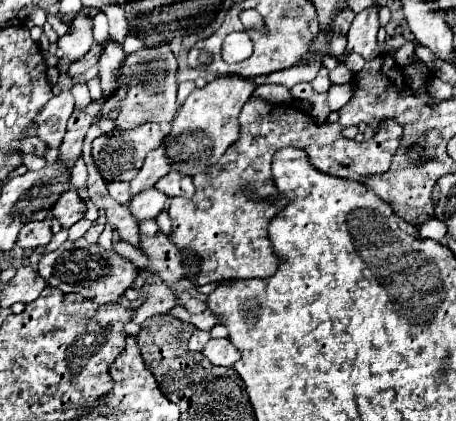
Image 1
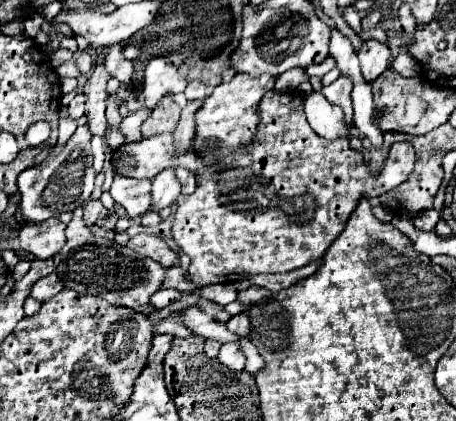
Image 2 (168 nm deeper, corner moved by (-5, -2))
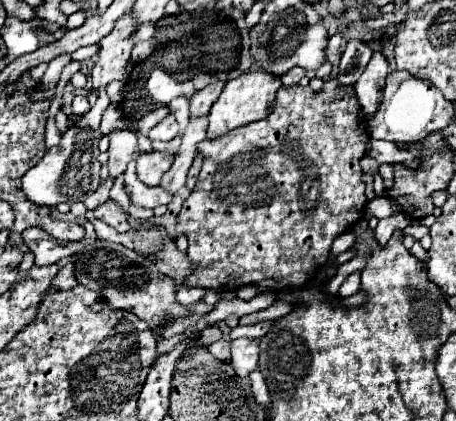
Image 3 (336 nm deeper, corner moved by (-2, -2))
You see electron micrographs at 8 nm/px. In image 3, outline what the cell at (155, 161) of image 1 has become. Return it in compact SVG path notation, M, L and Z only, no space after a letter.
M214 81L208 87L204 87L204 89L200 89L192 95L192 99L190 99L190 119L192 121L202 119L204 115L208 115L210 107L218 99L222 87L224 87L224 81Z

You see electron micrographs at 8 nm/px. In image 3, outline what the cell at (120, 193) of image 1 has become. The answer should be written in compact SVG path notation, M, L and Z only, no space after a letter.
M132 161L124 171L124 189L130 197L130 203L134 207L144 207L144 209L154 209L162 203L170 203L172 195L164 193L164 189L160 189L160 187L148 187L148 185L140 183L134 167L136 167L136 163Z

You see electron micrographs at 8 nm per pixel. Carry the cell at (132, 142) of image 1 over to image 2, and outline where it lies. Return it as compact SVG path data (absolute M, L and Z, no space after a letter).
M271 91L267 93L267 97L261 99L259 103L259 115L261 115L261 123L257 125L257 131L255 131L255 137L251 139L251 145L245 145L243 149L237 149L235 153L229 153L223 161L219 161L217 165L213 167L199 167L197 169L197 154L191 145L190 148L183 154L178 154L173 147L173 135L171 133L161 133L161 135L155 135L155 137L149 137L149 139L143 139L139 143L125 143L119 151L113 153L113 165L117 169L117 173L121 175L127 175L127 177L135 177L135 179L153 179L155 175L159 175L163 169L168 167L185 167L195 170L197 173L197 189L195 189L195 195L181 195L179 199L179 209L175 211L175 219L173 219L173 239L177 241L177 245L181 247L183 253L187 253L191 257L191 265L189 265L189 275L191 275L191 281L193 283L199 283L199 285L213 285L213 283L233 283L239 275L261 275L261 273L287 273L287 271L293 271L293 269L299 269L299 267L305 267L307 263L323 257L323 253L331 247L331 241L335 241L335 237L339 237L339 233L343 231L343 225L347 225L347 217L351 217L351 213L355 211L355 205L359 205L359 201L363 197L367 199L373 199L373 197L379 197L381 193L401 185L409 173L413 171L413 163L415 163L415 149L411 149L409 143L395 143L389 151L389 159L385 161L385 167L381 169L379 175L371 175L371 169L369 165L363 163L363 155L353 151L349 147L349 137L339 137L335 141L327 141L319 135L313 133L313 129L309 127L307 119L305 119L305 111L303 111L303 95L297 93L297 91Z

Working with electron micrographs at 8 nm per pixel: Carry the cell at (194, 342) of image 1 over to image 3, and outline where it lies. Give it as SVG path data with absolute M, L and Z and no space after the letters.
M220 339L220 341L214 341L212 345L208 345L208 351L220 359L220 361L228 361L230 357L230 341L228 339Z

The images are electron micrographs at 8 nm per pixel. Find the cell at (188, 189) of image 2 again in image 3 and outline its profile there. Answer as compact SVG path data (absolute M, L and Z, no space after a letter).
M196 157L190 171L188 171L188 179L186 179L186 189L192 191L194 189L194 183L196 183L196 177L200 173L200 167L202 167L202 157Z

